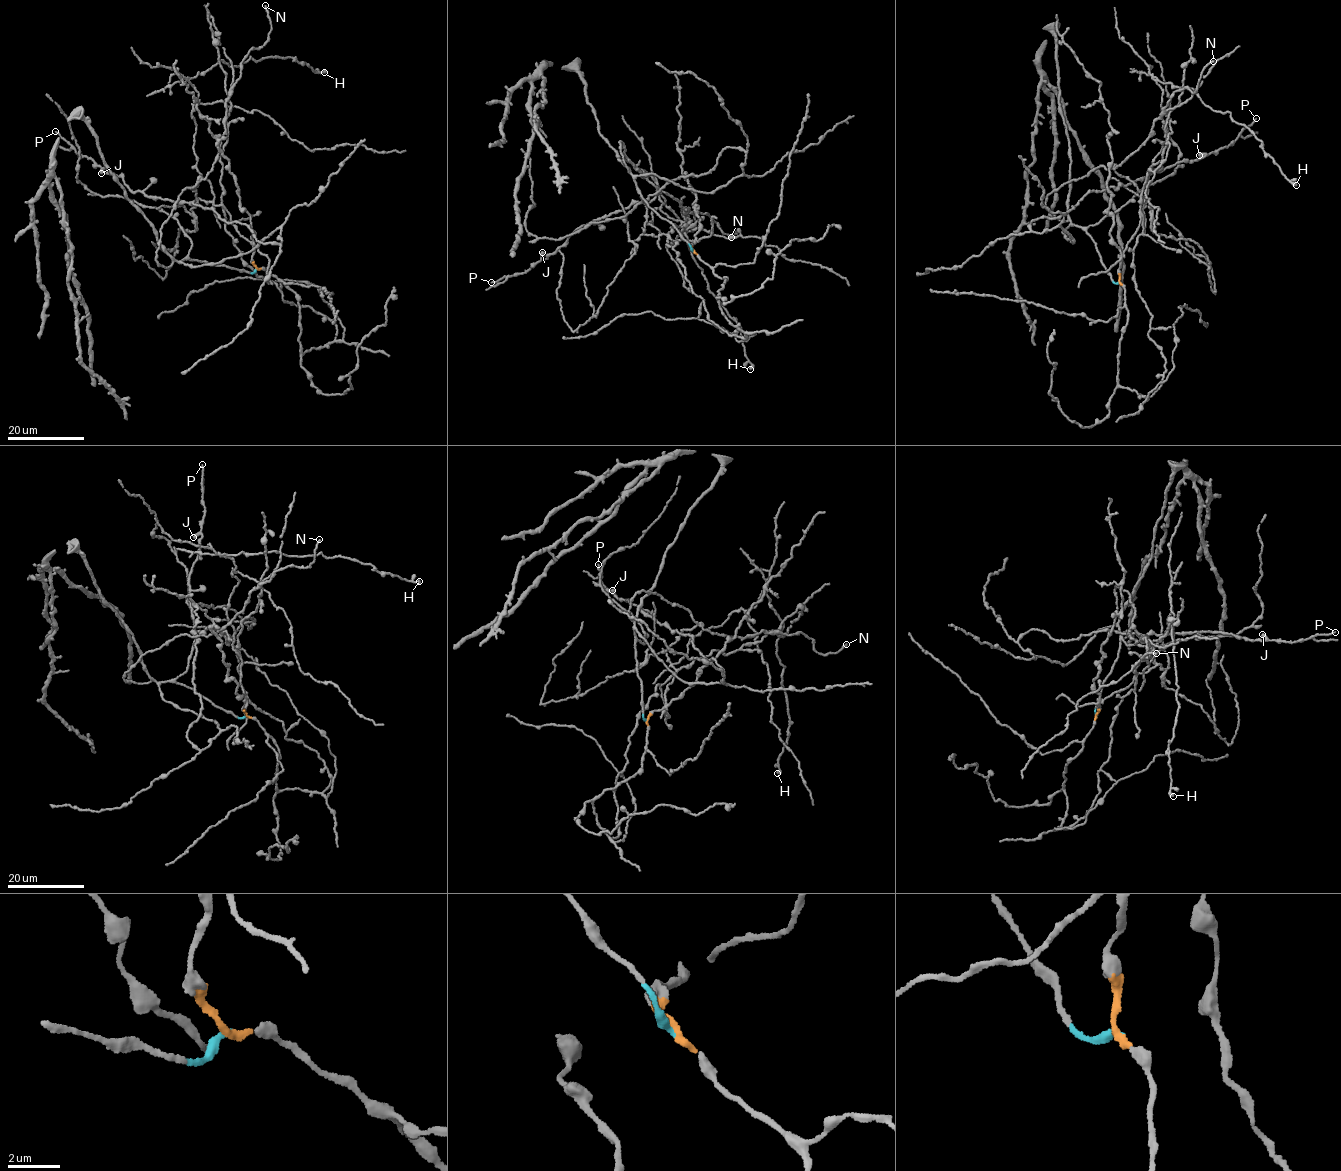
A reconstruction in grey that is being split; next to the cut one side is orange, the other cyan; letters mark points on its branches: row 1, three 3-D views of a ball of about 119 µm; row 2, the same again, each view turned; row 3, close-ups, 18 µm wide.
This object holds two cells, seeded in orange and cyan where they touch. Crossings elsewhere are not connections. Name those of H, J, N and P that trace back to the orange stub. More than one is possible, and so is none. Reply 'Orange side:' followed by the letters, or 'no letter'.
Orange side: H

